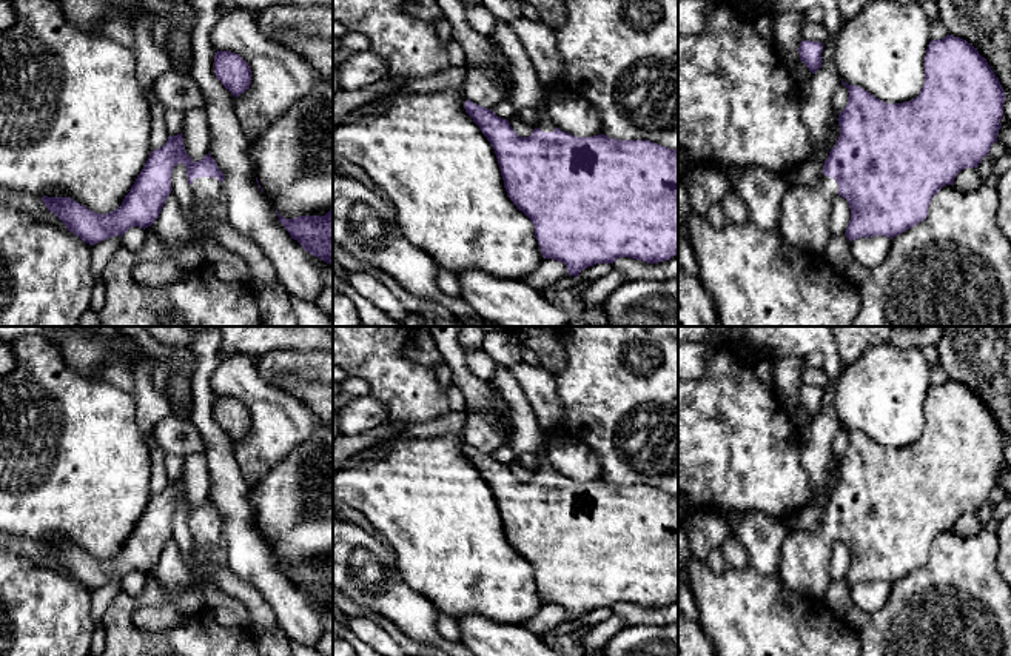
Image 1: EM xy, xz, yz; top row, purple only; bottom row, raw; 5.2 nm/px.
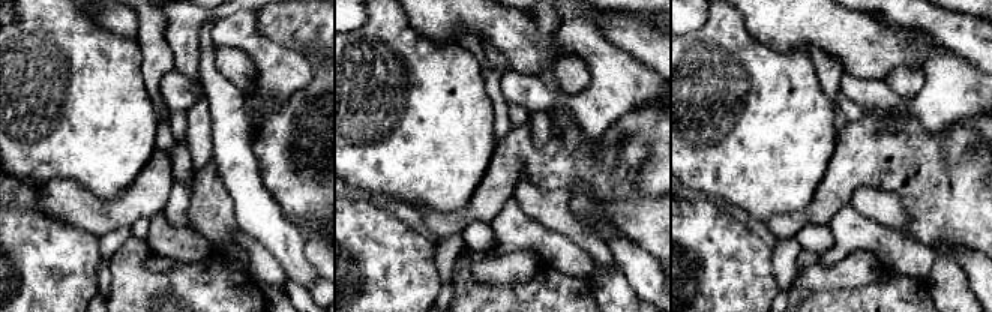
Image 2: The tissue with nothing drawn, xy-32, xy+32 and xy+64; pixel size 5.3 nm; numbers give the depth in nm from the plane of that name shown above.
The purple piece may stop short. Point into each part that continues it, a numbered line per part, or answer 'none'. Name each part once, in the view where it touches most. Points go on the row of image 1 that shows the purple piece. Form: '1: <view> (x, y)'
1: xy (207, 208)

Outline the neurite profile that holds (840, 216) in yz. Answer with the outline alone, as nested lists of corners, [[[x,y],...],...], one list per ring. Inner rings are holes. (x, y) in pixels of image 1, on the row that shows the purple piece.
[[[835,196],[832,200],[832,213],[831,213],[831,234],[838,236],[845,234],[851,220],[851,208],[845,197]]]

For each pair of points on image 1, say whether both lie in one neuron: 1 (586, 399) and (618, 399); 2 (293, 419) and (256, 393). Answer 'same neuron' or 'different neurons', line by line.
1: same neuron
2: same neuron

